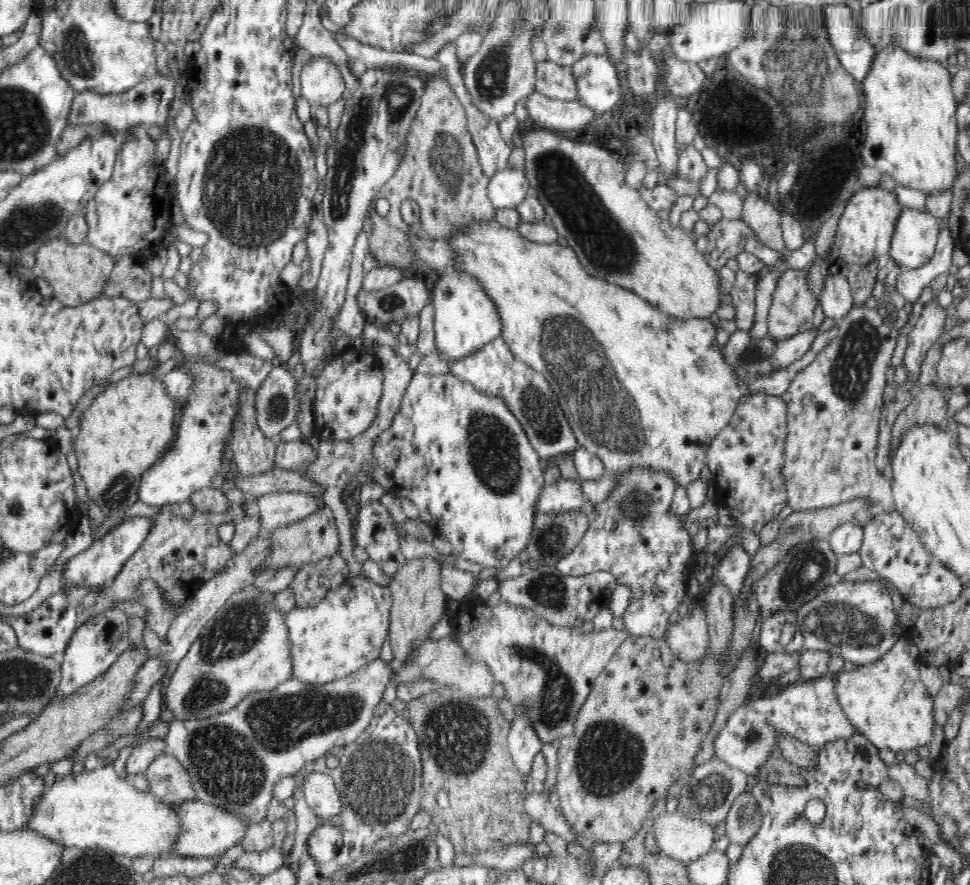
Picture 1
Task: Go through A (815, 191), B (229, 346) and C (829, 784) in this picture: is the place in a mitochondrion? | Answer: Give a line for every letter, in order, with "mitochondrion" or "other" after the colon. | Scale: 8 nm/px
A: mitochondrion
B: other
C: other

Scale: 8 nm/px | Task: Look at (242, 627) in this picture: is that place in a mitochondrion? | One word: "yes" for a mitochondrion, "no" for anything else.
yes

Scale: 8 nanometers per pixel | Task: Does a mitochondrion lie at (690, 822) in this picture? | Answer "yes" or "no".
yes

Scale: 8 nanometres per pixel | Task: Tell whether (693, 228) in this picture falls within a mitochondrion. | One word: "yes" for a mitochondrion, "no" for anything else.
no

